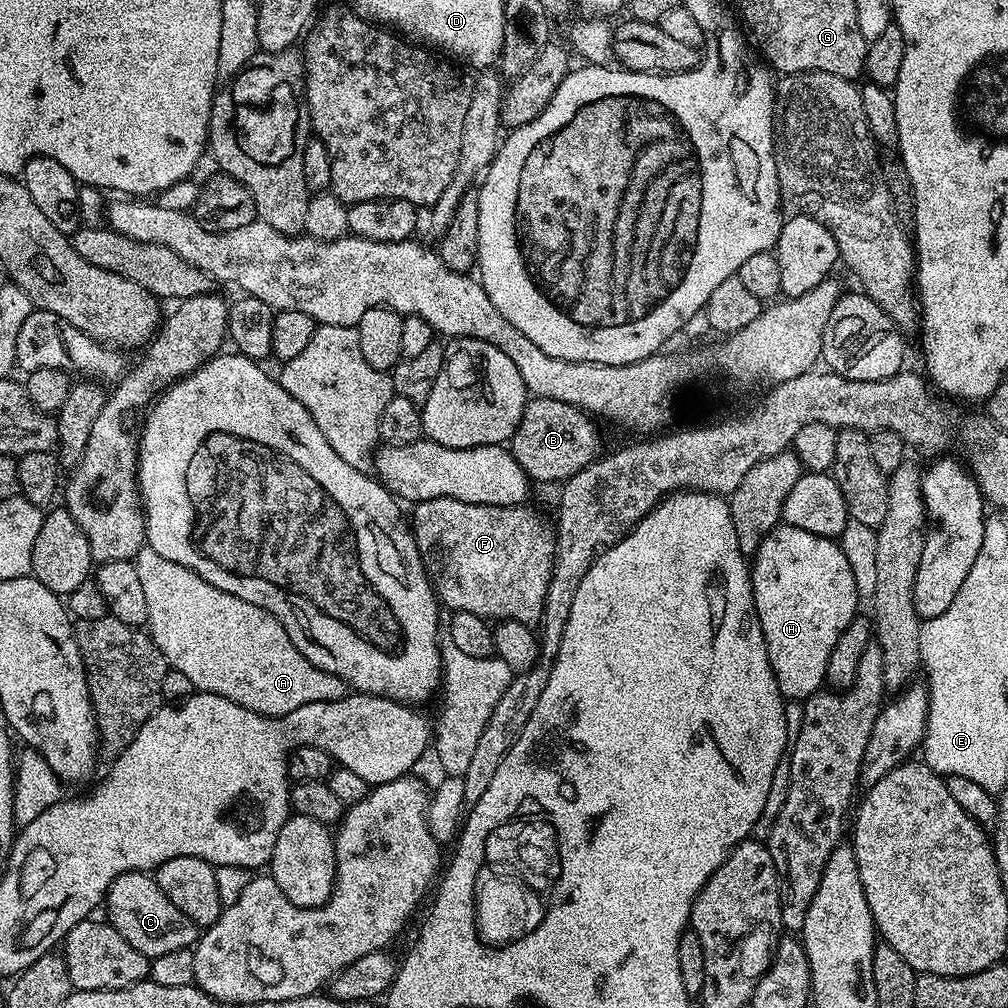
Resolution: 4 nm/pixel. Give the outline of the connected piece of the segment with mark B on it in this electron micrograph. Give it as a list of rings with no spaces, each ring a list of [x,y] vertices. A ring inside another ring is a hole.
[[[541,396],[529,399],[524,405],[524,413],[516,427],[516,433],[510,441],[511,454],[531,481],[541,480],[544,484],[552,484],[555,480],[563,482],[578,474],[578,470],[590,466],[601,455],[600,432],[595,423],[597,421],[589,413],[581,412],[579,408],[566,402],[554,402],[554,398]]]

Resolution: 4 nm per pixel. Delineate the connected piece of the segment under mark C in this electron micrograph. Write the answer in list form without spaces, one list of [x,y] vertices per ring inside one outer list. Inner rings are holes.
[[[127,872],[114,878],[114,882],[108,887],[107,908],[106,919],[108,923],[112,924],[114,930],[118,930],[118,934],[122,934],[122,938],[126,938],[126,942],[130,942],[130,946],[134,946],[134,950],[138,950],[143,956],[151,958],[158,954],[170,954],[170,950],[192,948],[198,939],[197,924],[189,916],[182,914],[182,910],[178,910],[174,906],[174,902],[170,902],[170,898],[166,898],[158,881],[149,873]]]

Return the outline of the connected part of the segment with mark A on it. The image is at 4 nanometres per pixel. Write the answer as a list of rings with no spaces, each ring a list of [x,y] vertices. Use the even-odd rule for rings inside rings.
[[[147,546],[141,548],[134,563],[138,570],[138,578],[142,581],[142,590],[146,593],[146,610],[148,611],[146,631],[158,646],[158,650],[162,650],[162,654],[168,659],[169,668],[182,670],[182,674],[186,674],[186,678],[190,678],[195,691],[218,694],[222,698],[230,698],[230,702],[238,702],[242,706],[246,706],[246,710],[254,710],[263,716],[274,717],[290,714],[290,710],[298,710],[298,706],[306,706],[306,702],[341,700],[345,696],[346,685],[344,681],[339,680],[337,676],[326,670],[318,670],[318,666],[311,664],[298,650],[298,646],[294,646],[290,634],[286,634],[282,622],[278,622],[278,618],[274,618],[274,614],[270,614],[250,602],[242,602],[242,598],[234,598],[234,594],[226,594],[226,590],[218,590],[218,586],[212,586],[210,582],[203,580],[192,568],[182,566],[178,562],[170,562],[170,558],[162,558],[162,554],[158,554],[153,548]]]

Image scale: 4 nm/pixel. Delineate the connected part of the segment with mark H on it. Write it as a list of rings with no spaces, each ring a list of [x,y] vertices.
[[[781,522],[760,544],[750,571],[754,606],[774,678],[785,701],[803,702],[825,687],[830,650],[838,646],[838,638],[858,615],[856,607],[862,603],[862,597],[854,586],[854,570],[850,570],[850,562],[846,562],[846,554],[835,539],[810,534],[810,530],[798,530],[798,526]]]

